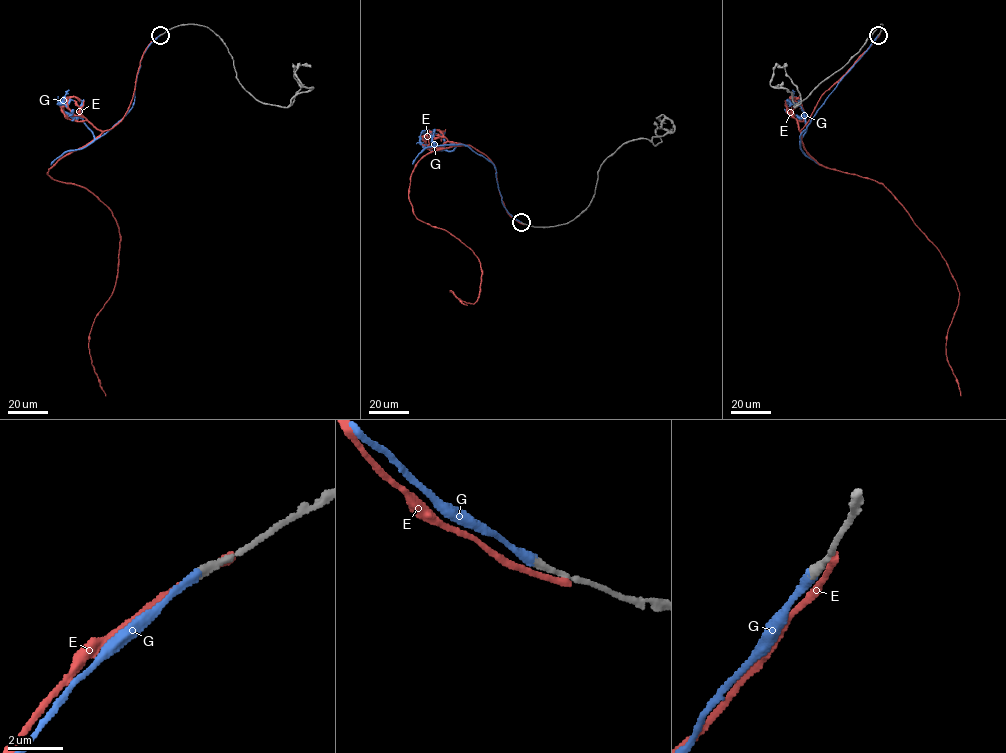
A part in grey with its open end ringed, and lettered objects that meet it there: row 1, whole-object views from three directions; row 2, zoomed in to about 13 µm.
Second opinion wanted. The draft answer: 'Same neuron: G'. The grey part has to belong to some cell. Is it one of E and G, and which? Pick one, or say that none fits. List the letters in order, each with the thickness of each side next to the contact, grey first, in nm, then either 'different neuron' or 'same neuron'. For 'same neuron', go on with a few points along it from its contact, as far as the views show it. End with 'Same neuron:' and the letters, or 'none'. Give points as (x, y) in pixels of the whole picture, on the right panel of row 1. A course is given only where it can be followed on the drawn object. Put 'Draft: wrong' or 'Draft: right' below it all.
E: 360/340 nm | different neuron
G: 340/340 nm | same neuron | via (878, 35), (838, 84), (800, 139), (806, 128), (806, 115), (800, 105), (786, 104), (790, 100)
Same neuron: G
Draft: right

